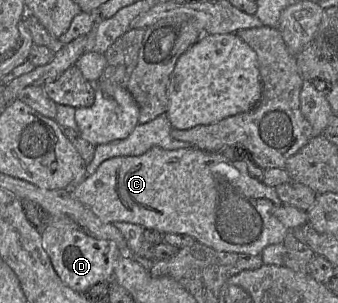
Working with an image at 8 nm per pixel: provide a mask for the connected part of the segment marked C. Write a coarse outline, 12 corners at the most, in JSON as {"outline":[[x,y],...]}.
{"outline":[[155,146],[70,188],[104,223],[261,255],[289,231],[244,160]]}

